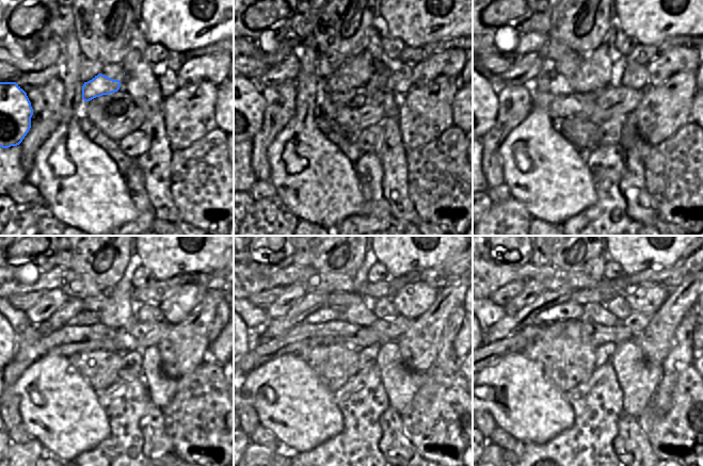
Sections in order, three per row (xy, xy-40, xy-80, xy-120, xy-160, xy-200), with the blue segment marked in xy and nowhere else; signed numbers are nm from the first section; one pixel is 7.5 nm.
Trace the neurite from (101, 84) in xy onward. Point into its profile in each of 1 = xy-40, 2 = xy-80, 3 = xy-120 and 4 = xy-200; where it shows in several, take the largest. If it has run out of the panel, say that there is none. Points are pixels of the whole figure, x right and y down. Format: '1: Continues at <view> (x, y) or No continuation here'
1: Continues at xy-40 (355, 71)
2: Continues at xy-80 (594, 73)
3: Continues at xy-120 (118, 311)
4: Continues at xy-200 (594, 311).

